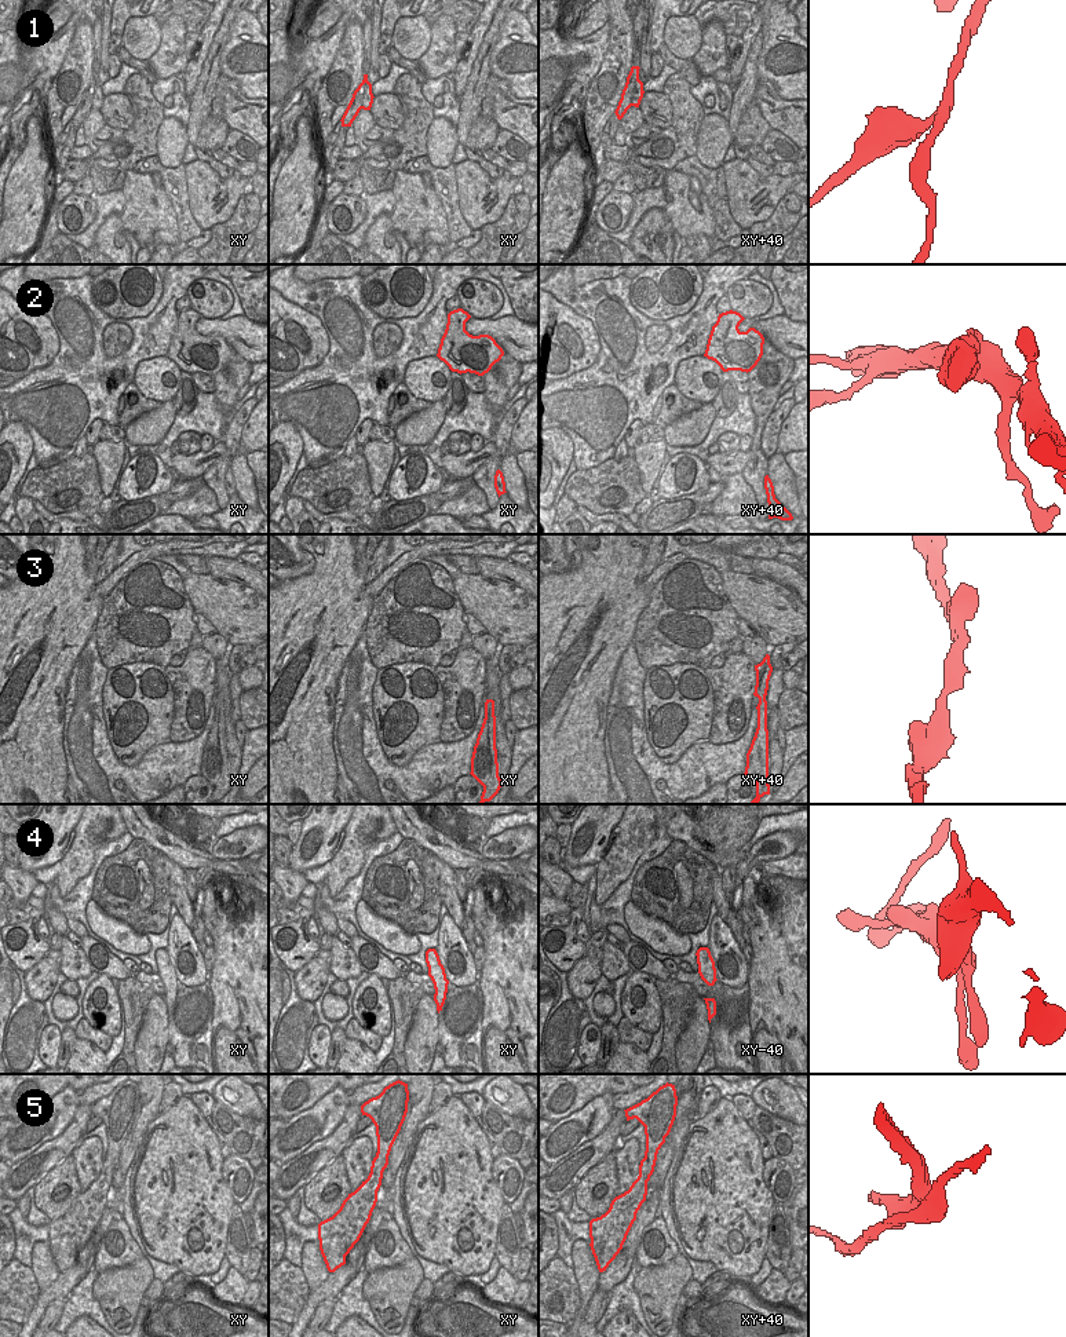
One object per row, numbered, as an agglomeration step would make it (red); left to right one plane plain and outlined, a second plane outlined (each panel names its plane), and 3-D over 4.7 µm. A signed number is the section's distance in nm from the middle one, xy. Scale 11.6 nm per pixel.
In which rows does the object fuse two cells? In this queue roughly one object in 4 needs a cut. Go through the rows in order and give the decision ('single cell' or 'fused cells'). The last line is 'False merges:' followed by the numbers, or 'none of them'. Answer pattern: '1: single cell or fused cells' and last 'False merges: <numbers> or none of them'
1: fused cells
2: single cell
3: single cell
4: single cell
5: fused cells
False merges: 1, 5

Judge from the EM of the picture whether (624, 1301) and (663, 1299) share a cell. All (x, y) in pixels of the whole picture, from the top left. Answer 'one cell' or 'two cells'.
two cells

